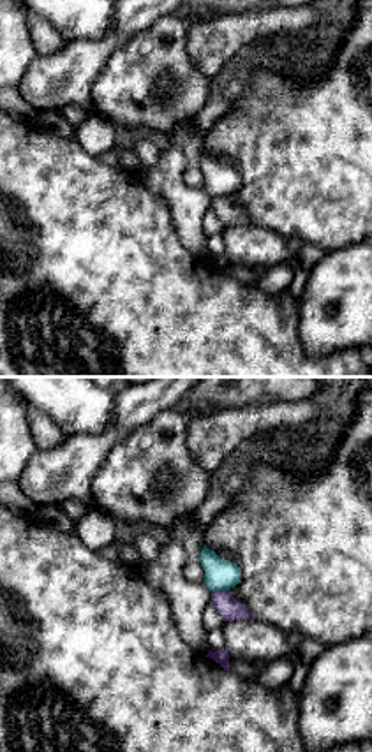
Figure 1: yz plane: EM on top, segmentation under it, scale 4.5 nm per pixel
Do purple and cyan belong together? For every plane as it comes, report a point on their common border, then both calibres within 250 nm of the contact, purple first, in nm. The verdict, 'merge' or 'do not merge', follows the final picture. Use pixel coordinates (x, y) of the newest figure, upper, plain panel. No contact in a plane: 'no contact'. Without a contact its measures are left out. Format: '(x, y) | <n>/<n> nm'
(219, 196) | 100/140 nm

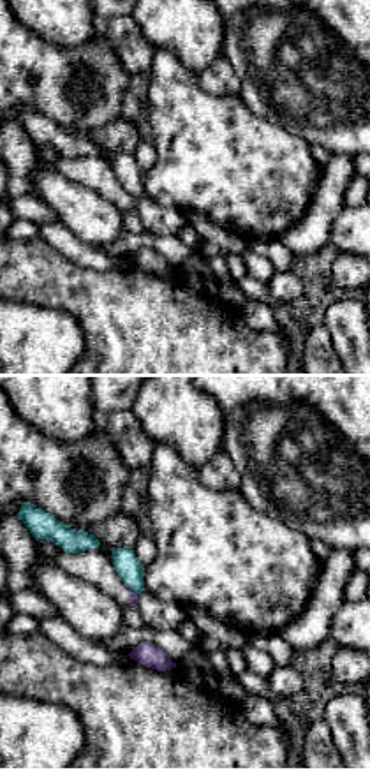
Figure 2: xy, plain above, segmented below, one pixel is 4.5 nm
(129, 194) | 40/120 nm

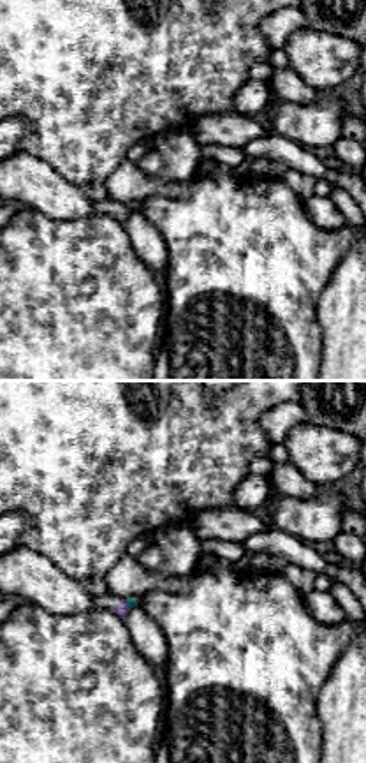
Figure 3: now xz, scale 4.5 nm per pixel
(127, 210) | 70/50 nm

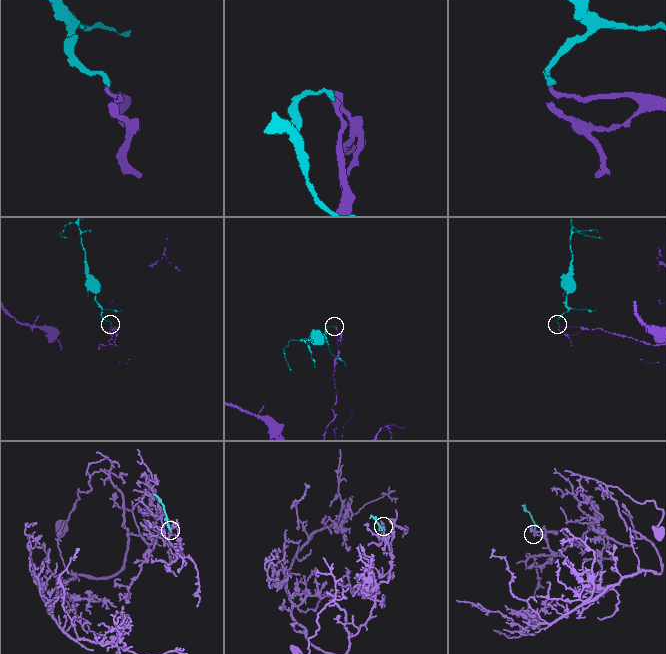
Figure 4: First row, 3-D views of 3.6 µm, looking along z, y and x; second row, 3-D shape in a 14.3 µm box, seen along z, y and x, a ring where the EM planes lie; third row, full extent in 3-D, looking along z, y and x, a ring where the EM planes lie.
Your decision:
do not merge

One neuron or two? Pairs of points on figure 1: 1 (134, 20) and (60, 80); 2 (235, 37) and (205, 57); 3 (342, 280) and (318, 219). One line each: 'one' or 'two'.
1: one
2: one
3: two

